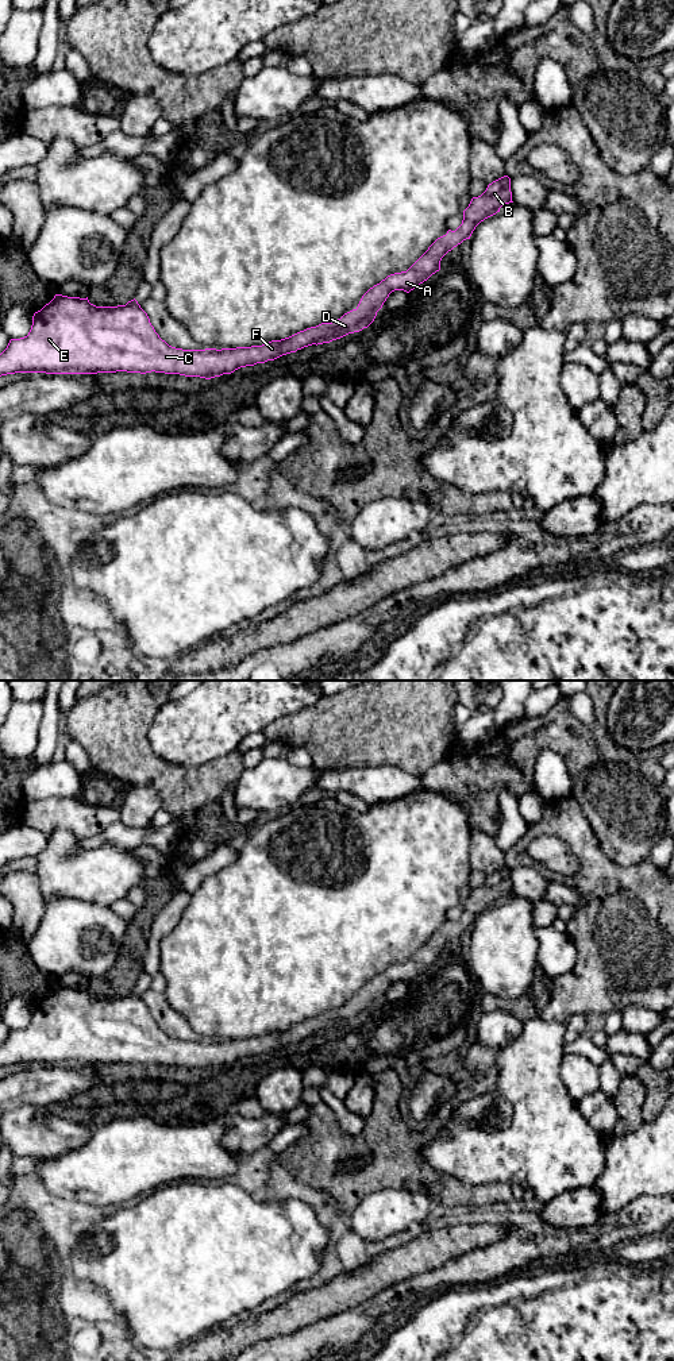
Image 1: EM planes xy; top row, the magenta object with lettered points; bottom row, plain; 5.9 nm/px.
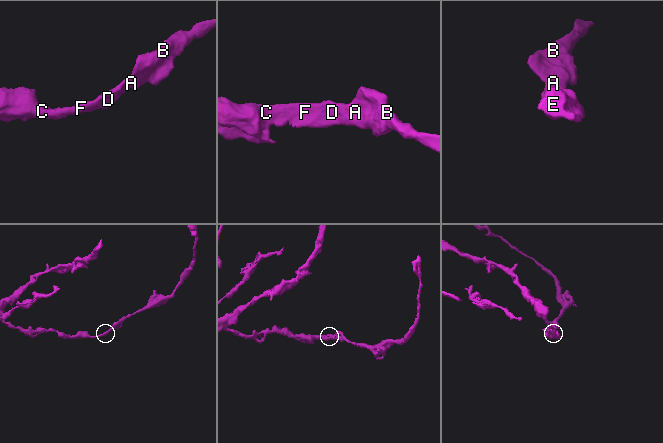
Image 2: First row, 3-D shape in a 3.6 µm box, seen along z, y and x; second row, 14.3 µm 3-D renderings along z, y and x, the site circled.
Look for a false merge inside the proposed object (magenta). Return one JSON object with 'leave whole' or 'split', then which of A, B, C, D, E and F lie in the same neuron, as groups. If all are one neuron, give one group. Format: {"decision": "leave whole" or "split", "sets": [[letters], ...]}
{"decision": "leave whole", "sets": [["A", "B", "C", "D", "E", "F"]]}

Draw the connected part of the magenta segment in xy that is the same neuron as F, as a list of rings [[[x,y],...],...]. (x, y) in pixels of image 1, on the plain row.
[[[504,867],[489,875],[481,887],[471,890],[469,898],[463,902],[462,915],[455,922],[448,921],[446,926],[438,929],[407,963],[390,965],[370,979],[362,987],[355,1000],[332,1014],[321,1014],[289,1029],[271,1032],[262,1037],[222,1041],[176,1040],[159,1029],[147,1005],[135,990],[126,996],[96,998],[89,994],[88,988],[55,986],[49,995],[34,1005],[28,1026],[20,1030],[11,1030],[7,1040],[0,1045],[0,1068],[15,1064],[97,1065],[127,1063],[146,1065],[155,1063],[211,1071],[223,1065],[231,1065],[240,1059],[274,1052],[312,1036],[330,1034],[367,1019],[392,983],[404,982],[409,984],[427,972],[440,961],[440,952],[448,942],[463,932],[470,930],[481,913],[500,903],[500,899],[509,894],[513,894],[511,870]]]

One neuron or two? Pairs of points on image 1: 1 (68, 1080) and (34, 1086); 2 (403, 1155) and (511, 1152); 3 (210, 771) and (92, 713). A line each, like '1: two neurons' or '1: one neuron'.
1: one neuron
2: two neurons
3: one neuron

